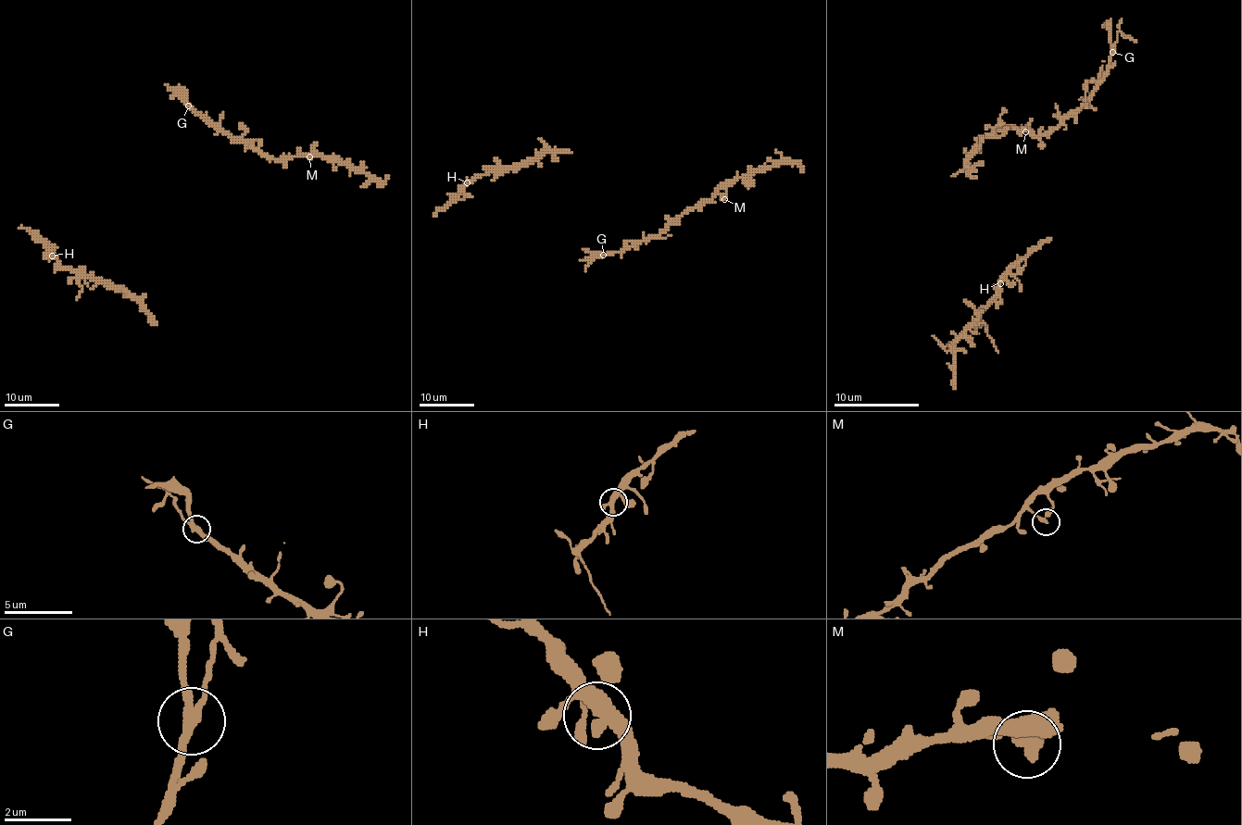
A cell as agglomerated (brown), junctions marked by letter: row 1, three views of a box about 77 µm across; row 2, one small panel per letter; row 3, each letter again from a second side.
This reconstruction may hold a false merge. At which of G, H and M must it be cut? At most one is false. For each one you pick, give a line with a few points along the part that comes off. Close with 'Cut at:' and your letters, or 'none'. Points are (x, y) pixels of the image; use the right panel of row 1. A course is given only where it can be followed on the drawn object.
G: Course of the part to remove: (1113, 53), (1119, 31), (1136, 40)
Cut at: G

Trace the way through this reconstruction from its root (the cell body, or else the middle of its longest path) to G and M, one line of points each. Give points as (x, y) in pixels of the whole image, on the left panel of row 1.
G: (244, 152), (245, 144), (243, 142), (233, 141), (219, 132), (188, 106)
M: (244, 152), (253, 146), (269, 158), (309, 156)

